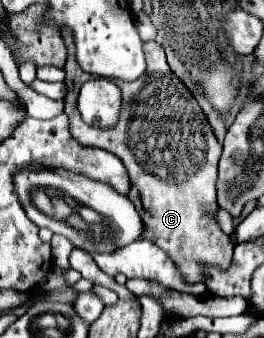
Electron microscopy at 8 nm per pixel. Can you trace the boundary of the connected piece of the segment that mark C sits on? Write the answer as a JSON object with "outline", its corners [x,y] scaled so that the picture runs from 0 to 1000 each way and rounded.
{"outline":[[[235,83],[235,112],[258,142],[250,290],[242,337],[265,355],[273,408],[341,438],[386,438],[439,456],[485,503],[508,574],[485,586],[515,604],[545,663],[538,704],[576,710],[629,740],[720,840],[780,834],[780,793],[856,799],[879,775],[886,722],[818,657],[818,491],[841,456],[841,426],[818,414],[765,320],[720,266],[644,207],[621,148],[598,124],[545,124],[553,213],[508,237],[470,243],[470,320],[439,373],[371,379],[311,355],[288,296],[303,254],[326,243],[326,213],[303,207],[280,172],[280,112],[265,83]]]}

